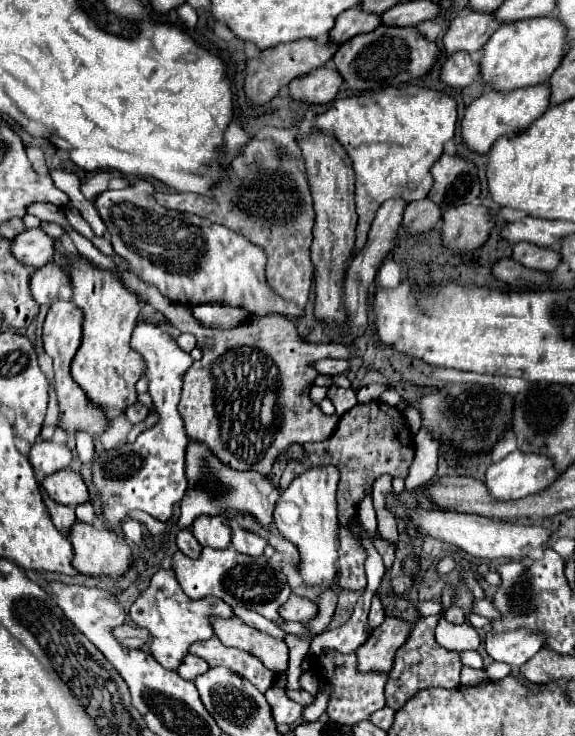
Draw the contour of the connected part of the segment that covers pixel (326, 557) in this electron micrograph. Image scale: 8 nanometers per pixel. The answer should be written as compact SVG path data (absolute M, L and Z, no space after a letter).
M311 467L305 473L297 475L291 485L281 491L281 497L275 505L275 527L279 533L297 545L301 553L299 573L307 585L319 585L323 579L333 581L335 561L337 561L337 467Z

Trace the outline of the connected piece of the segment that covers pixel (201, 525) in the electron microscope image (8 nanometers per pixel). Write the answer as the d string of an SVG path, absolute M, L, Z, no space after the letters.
M201 515L193 521L193 537L199 541L201 547L225 549L231 545L231 525L229 517L225 515Z

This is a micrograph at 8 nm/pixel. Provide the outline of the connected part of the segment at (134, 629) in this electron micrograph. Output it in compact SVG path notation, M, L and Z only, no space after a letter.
M121 625L113 633L121 641L121 645L125 645L125 647L137 647L137 649L141 649L149 641L149 633L145 633L145 629L137 627L137 625Z

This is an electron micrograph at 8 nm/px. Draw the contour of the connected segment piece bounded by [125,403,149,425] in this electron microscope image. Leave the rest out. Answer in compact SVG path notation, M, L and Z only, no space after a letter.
M135 403L135 405L131 405L131 407L125 411L127 419L129 419L133 425L141 423L141 413L149 413L149 409L147 409L145 405L141 405L141 403Z

